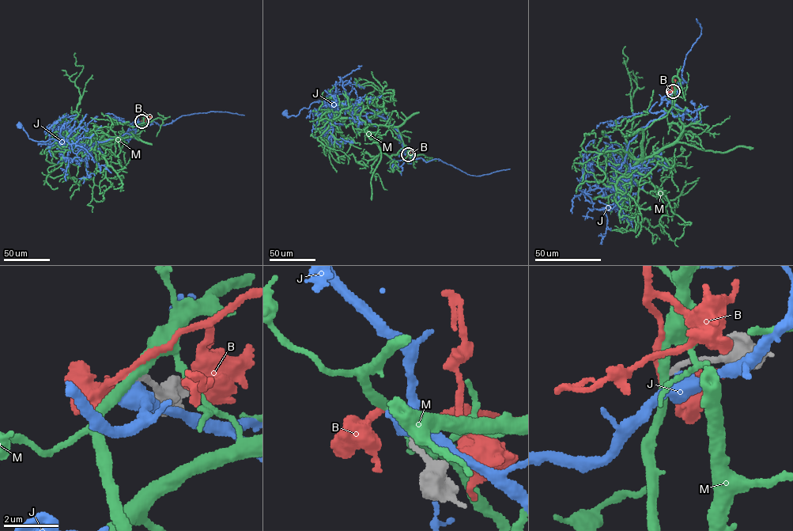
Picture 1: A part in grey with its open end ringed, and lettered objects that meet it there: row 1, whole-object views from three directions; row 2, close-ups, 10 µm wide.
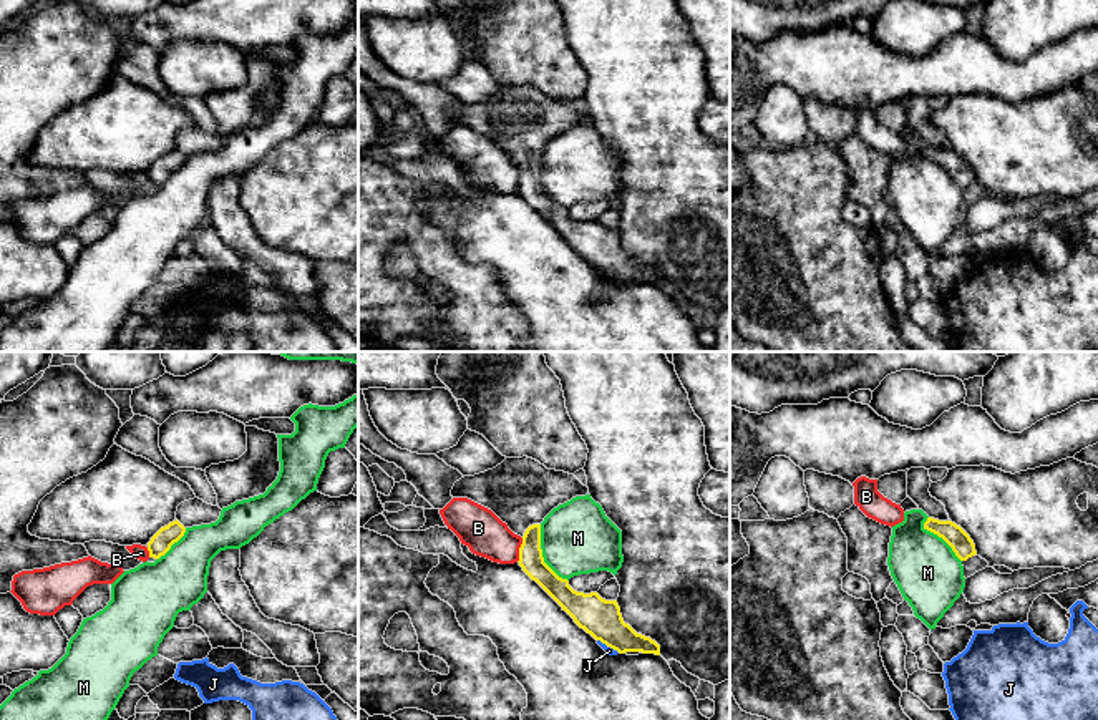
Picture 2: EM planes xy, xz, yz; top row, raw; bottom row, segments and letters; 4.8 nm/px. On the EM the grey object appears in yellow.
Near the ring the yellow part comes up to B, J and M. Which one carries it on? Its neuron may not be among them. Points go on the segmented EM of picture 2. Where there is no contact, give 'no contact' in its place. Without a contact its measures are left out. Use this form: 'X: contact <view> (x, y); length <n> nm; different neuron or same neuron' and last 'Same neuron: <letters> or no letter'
B: contact xz (519, 549); length 120 nm; different neuron
J: contact xz (609, 646); length 130 nm; different neuron
M: contact xz (541, 554); length 320 nm; different neuron
Same neuron: no letter

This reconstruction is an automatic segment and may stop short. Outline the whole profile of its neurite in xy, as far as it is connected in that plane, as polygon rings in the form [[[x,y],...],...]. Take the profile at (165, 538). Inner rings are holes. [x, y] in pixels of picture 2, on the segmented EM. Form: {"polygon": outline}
{"polygon": [[[177,519],[161,528],[148,542],[149,557],[159,559],[164,556],[184,533],[186,528]]]}

